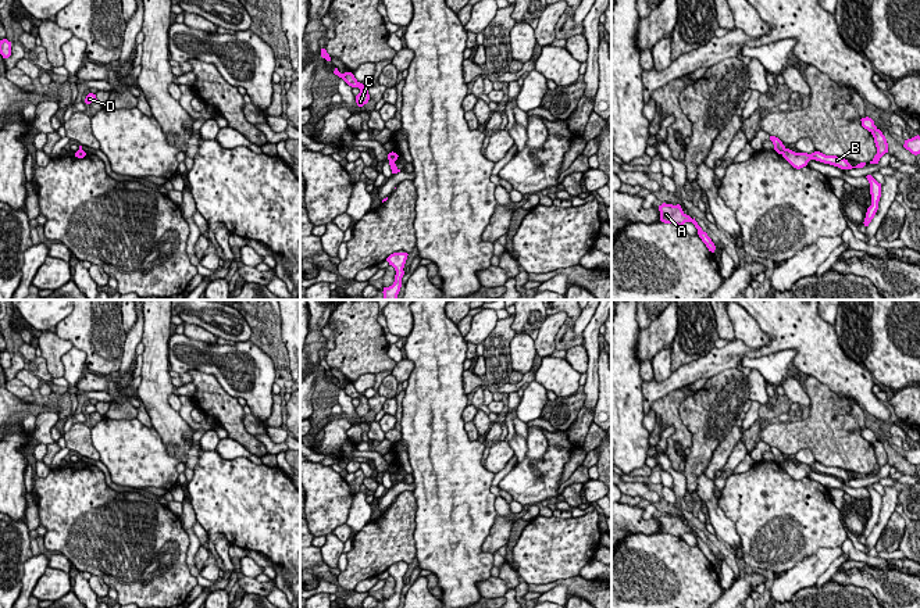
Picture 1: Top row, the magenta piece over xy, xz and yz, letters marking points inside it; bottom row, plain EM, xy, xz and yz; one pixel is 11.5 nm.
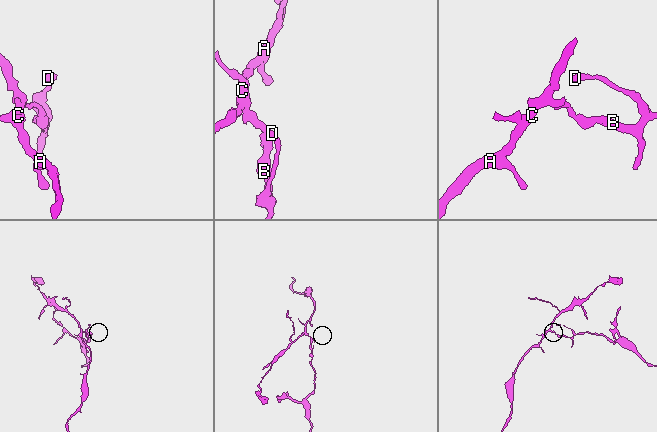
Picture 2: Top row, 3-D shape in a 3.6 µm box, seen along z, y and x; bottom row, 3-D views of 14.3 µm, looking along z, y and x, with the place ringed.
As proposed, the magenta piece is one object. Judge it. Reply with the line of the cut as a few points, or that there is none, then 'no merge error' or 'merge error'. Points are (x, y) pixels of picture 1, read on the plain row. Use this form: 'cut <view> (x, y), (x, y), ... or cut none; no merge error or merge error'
cut yz (785, 460), (781, 464); merge error

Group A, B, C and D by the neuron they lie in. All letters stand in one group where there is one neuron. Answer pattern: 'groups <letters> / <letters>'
groups A C / B D

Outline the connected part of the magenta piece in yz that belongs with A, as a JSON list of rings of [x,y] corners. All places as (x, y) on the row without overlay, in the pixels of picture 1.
[[[663,514],[662,516],[659,516],[659,522],[660,522],[660,532],[664,534],[674,534],[677,537],[682,537],[685,533],[692,533],[695,539],[698,540],[699,548],[706,555],[709,562],[714,564],[716,557],[712,552],[712,550],[707,547],[706,543],[702,541],[702,539],[698,536],[695,529],[692,530],[689,526],[687,526],[682,522],[680,515],[673,516],[673,515]]]

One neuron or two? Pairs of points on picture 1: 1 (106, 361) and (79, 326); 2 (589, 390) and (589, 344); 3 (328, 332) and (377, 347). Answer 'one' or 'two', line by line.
1: one
2: one
3: two

